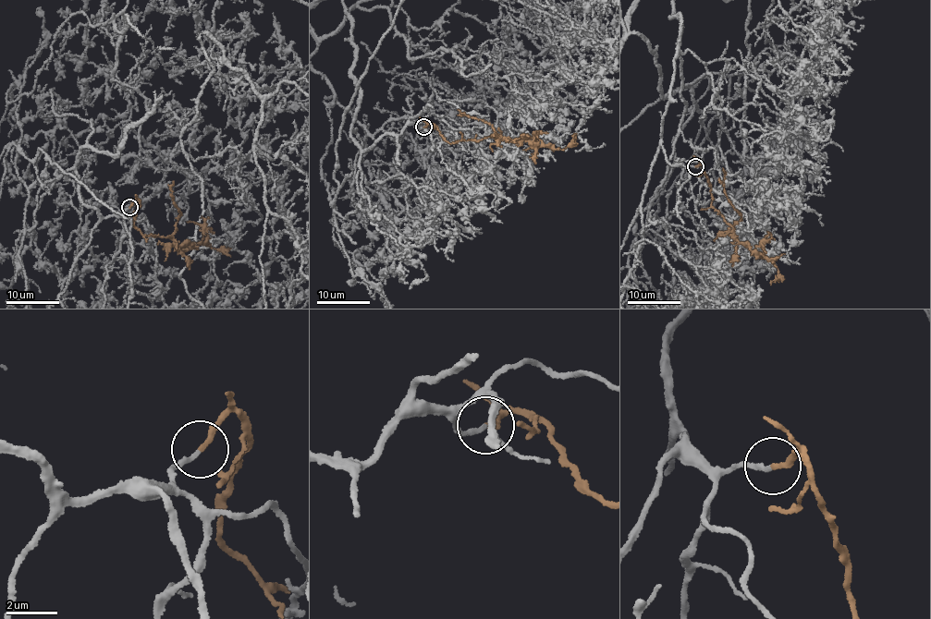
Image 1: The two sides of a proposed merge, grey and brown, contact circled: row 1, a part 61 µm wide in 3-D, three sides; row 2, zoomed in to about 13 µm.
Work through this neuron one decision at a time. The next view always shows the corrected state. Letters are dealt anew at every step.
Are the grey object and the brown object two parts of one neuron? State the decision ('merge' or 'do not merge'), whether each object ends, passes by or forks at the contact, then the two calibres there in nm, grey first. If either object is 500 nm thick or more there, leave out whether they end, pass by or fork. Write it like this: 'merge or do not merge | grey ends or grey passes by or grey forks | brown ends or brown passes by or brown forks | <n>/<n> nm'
merge | grey ends | brown ends | 180/200 nm

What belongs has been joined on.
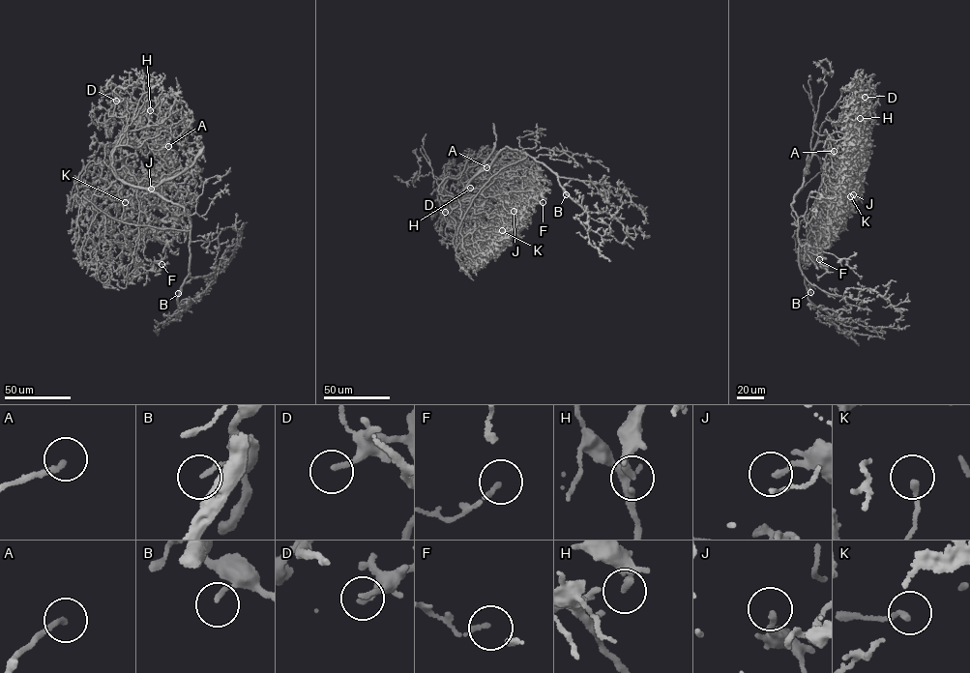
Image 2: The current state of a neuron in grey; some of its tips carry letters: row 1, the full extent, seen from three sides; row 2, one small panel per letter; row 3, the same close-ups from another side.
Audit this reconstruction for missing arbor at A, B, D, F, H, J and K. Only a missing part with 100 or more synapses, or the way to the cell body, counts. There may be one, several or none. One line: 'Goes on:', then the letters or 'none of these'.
Goes on: A

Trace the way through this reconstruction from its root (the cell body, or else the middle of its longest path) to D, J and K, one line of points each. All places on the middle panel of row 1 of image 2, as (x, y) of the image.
D: (496, 157), (455, 199), (441, 199), (441, 186), (439, 203), (443, 211), (449, 210), (445, 212)
J: (496, 157), (449, 204), (453, 209), (468, 197), (477, 207), (486, 201), (500, 212), (514, 211)
K: (496, 157), (449, 202), (455, 225), (465, 233), (474, 228), (484, 234), (493, 230), (501, 235), (502, 230)

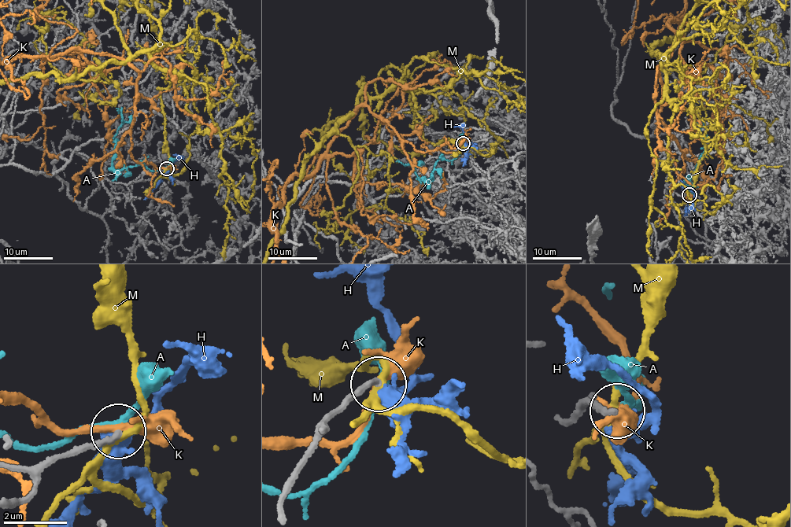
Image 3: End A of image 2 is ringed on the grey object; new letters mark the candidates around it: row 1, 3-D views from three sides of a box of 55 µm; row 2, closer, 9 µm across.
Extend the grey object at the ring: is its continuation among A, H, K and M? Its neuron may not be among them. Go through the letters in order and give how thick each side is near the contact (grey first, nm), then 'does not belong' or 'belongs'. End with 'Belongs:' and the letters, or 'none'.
A: 180/200 nm | does not belong
H: 200/380 nm | does not belong
K: 200/220 nm | does not belong
M: 200/200 nm | does not belong
Belongs: none

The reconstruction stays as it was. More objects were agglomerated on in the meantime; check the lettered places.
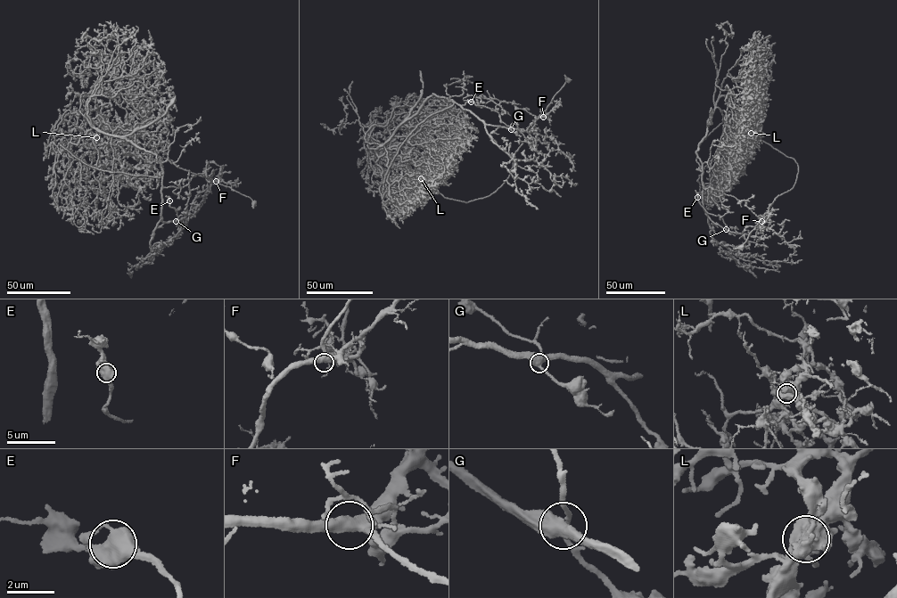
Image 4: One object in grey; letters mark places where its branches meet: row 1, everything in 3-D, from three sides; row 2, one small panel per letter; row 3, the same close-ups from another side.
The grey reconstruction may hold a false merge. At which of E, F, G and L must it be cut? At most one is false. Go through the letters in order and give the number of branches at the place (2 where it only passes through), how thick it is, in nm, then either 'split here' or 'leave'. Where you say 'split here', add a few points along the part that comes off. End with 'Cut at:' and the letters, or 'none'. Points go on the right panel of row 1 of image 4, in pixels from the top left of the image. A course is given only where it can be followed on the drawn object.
E: branches 3; calibre 550 nm; leave
F: branches 3; calibre 440 nm; leave
G: branches 4; calibre 480 nm; leave
L: branches 4; calibre 600 nm; split here; course (751, 133), (795, 159), (798, 169), (793, 188), (775, 198), (745, 241), (733, 249)
Cut at: L

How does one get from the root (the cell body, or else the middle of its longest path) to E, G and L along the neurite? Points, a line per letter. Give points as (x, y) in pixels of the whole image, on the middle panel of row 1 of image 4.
E: (568, 79), (484, 198), (445, 198), (396, 146), (375, 151), (432, 94), (511, 128), (471, 102)
G: (568, 79), (484, 198), (445, 198), (397, 147), (375, 150), (432, 94), (511, 129)
L: (568, 79), (515, 151), (508, 177), (491, 194), (465, 202), (447, 199), (421, 178)

